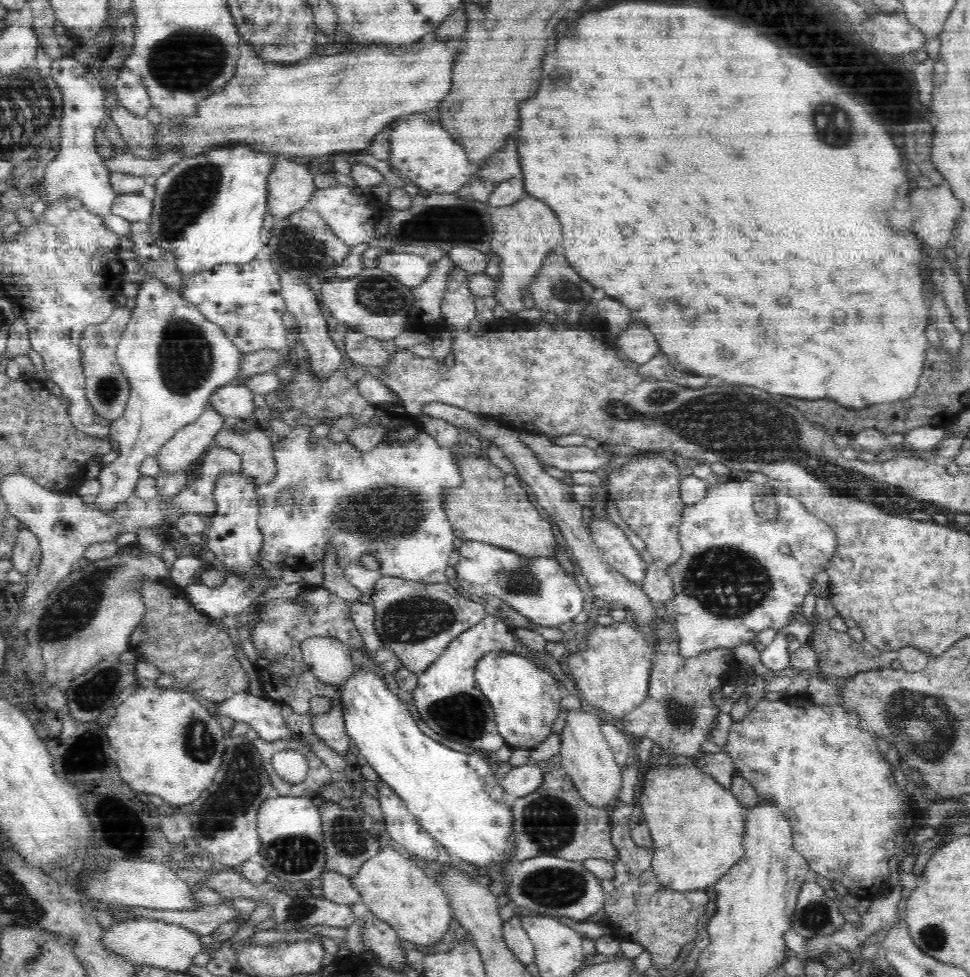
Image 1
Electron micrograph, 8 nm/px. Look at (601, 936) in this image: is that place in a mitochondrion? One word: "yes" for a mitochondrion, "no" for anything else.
no

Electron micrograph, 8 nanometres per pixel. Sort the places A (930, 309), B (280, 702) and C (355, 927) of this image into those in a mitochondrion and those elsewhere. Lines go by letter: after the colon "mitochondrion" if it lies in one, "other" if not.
A: other
B: other
C: other

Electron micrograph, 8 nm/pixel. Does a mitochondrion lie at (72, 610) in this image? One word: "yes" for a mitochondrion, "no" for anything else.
yes

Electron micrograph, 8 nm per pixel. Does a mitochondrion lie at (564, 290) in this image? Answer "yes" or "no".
yes

